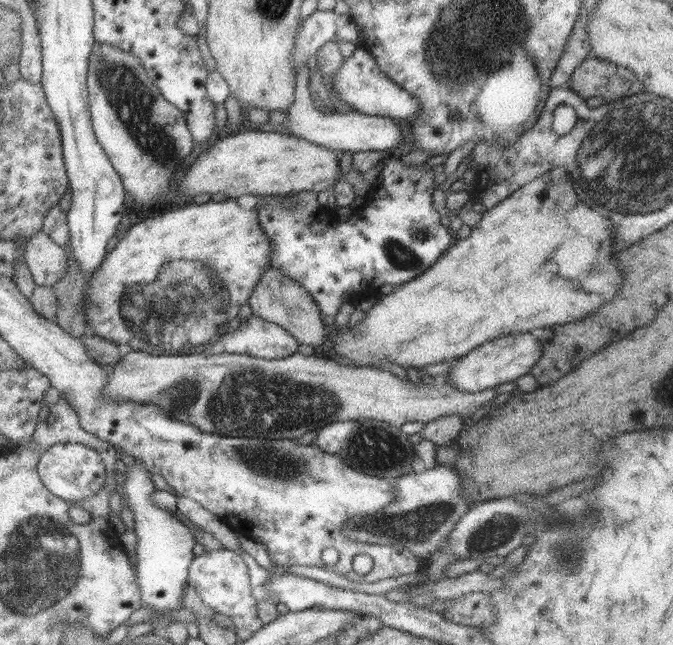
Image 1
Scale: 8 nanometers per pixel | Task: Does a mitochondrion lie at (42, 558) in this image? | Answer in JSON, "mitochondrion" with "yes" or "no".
{"mitochondrion":"yes"}

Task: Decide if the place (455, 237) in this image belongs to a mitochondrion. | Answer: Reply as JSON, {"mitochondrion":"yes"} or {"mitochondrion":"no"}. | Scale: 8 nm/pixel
{"mitochondrion":"no"}

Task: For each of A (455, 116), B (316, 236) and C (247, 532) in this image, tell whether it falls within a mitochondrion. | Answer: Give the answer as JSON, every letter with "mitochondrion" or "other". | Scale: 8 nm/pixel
{"A":"other","B":"other","C":"other"}

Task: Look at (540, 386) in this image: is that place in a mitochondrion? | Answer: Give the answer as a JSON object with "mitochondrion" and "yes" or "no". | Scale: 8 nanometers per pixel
{"mitochondrion":"no"}

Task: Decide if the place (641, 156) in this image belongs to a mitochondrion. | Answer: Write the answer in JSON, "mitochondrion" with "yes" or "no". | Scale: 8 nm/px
{"mitochondrion":"yes"}

